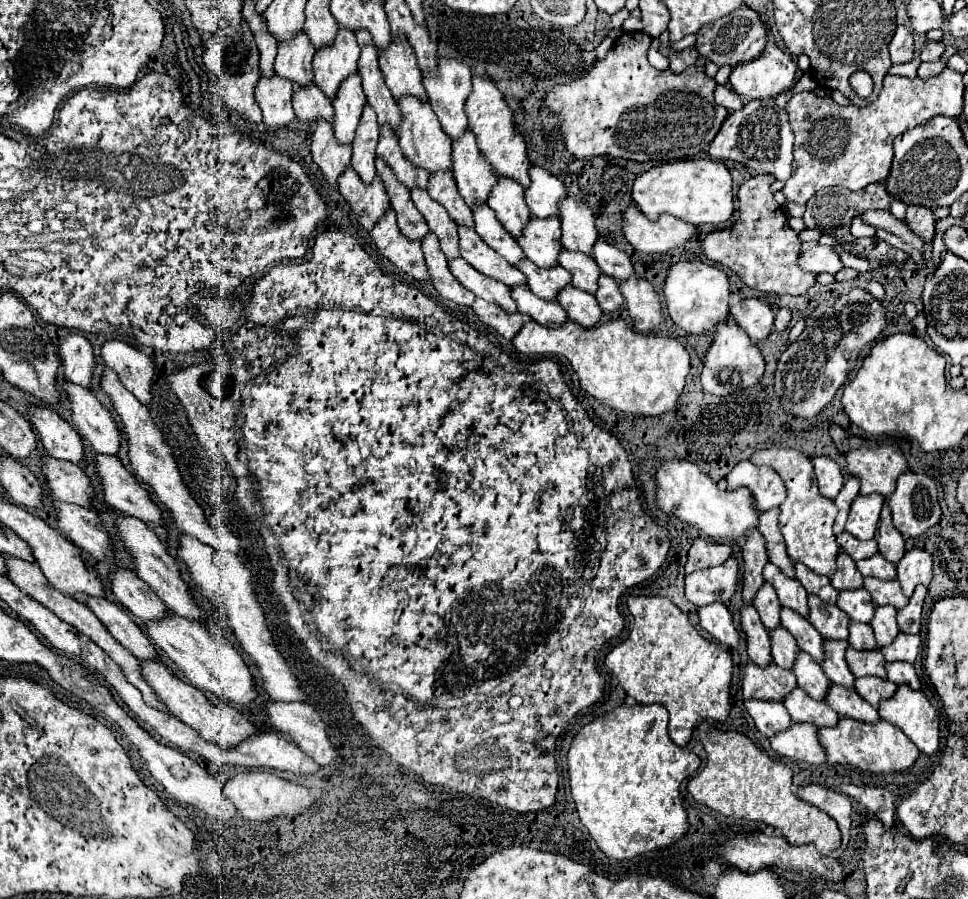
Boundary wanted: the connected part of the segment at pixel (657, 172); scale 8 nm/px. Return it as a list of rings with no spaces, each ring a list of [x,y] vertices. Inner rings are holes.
[[[706,159],[670,161],[644,171],[634,181],[632,199],[648,219],[658,219],[662,213],[670,213],[690,225],[718,225],[728,221],[734,211],[730,171],[724,163]]]

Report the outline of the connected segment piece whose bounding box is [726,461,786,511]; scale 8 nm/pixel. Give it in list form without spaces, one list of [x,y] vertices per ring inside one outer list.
[[[750,461],[738,463],[726,475],[726,483],[730,491],[738,487],[748,487],[758,501],[758,511],[780,507],[786,499],[786,487],[780,475],[774,473],[772,467],[756,467]]]

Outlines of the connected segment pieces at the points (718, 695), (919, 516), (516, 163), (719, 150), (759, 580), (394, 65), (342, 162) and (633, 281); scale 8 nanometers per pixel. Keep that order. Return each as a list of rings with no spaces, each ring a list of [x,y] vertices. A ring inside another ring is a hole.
[[[628,597],[627,606],[634,617],[634,627],[628,639],[616,645],[606,655],[606,667],[618,677],[622,689],[632,695],[638,703],[662,703],[670,713],[670,739],[686,747],[692,735],[692,727],[704,719],[724,723],[730,713],[730,681],[732,681],[732,657],[726,649],[704,639],[690,619],[668,599],[668,597]]]
[[[904,471],[898,477],[896,491],[890,495],[888,503],[890,503],[890,509],[892,509],[894,527],[904,537],[920,537],[924,531],[928,531],[940,519],[940,505],[938,505],[938,495],[936,495],[936,483],[928,475],[918,475],[918,473],[912,473],[912,471]]]
[[[472,77],[472,83],[474,83],[474,91],[472,91],[470,99],[466,101],[466,115],[468,115],[468,127],[476,135],[478,149],[488,159],[488,163],[492,165],[492,171],[498,177],[514,179],[524,189],[528,189],[530,187],[530,175],[528,175],[530,161],[526,155],[524,137],[518,133],[518,129],[514,125],[514,117],[512,117],[510,107],[506,105],[502,93],[494,87],[494,83],[490,83],[490,79]]]
[[[774,99],[750,101],[738,111],[730,111],[722,123],[718,135],[710,143],[710,157],[720,161],[738,161],[758,173],[770,173],[780,181],[786,181],[792,173],[792,143],[794,133],[788,125],[788,115],[780,109]]]
[[[750,531],[750,539],[746,539],[746,543],[742,547],[742,555],[744,555],[742,599],[746,605],[752,605],[758,589],[764,585],[762,569],[768,563],[766,539],[760,535],[760,531]]]
[[[390,41],[390,51],[382,55],[380,69],[386,81],[386,87],[392,91],[394,99],[400,101],[406,95],[414,95],[418,101],[428,103],[426,89],[422,85],[422,73],[418,71],[414,51],[406,43]]]
[[[320,121],[312,135],[312,159],[324,173],[330,187],[338,189],[338,177],[350,165],[352,151],[350,151],[350,147],[338,145],[330,123]]]
[[[632,275],[620,283],[620,291],[626,297],[626,309],[634,321],[636,331],[650,333],[662,323],[660,297],[646,279]]]

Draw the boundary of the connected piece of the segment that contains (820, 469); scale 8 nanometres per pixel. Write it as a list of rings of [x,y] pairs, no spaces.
[[[814,455],[812,463],[814,463],[814,473],[816,473],[816,479],[818,479],[820,495],[826,497],[826,499],[836,499],[836,495],[840,493],[840,489],[844,485],[842,469],[830,457]]]

